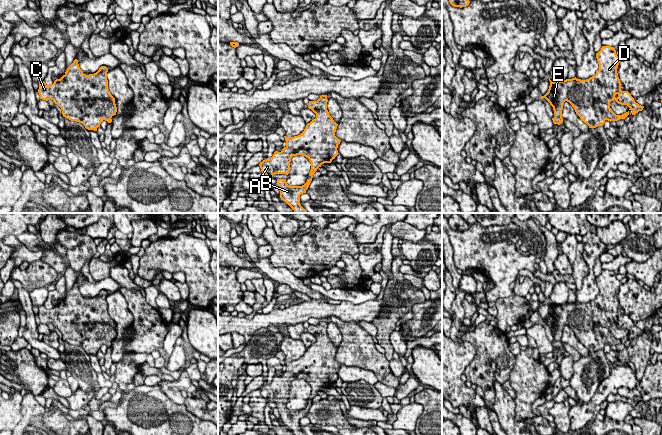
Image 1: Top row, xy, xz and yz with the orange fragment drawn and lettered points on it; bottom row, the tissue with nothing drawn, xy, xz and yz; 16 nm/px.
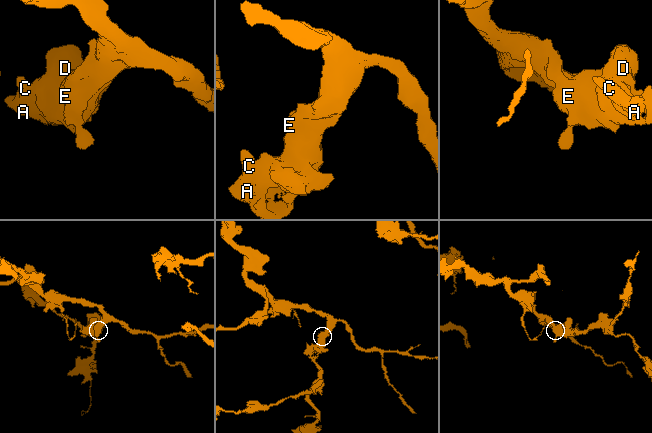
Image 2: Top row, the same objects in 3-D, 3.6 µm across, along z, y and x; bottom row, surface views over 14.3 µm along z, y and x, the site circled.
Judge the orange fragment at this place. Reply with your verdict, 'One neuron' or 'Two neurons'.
One neuron

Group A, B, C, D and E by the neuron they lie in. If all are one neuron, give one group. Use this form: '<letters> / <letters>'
A B C D E

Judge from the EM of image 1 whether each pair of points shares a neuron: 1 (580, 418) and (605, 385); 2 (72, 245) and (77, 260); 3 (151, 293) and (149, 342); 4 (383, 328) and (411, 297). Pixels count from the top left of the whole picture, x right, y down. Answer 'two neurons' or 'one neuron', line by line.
1: one neuron
2: one neuron
3: two neurons
4: one neuron

